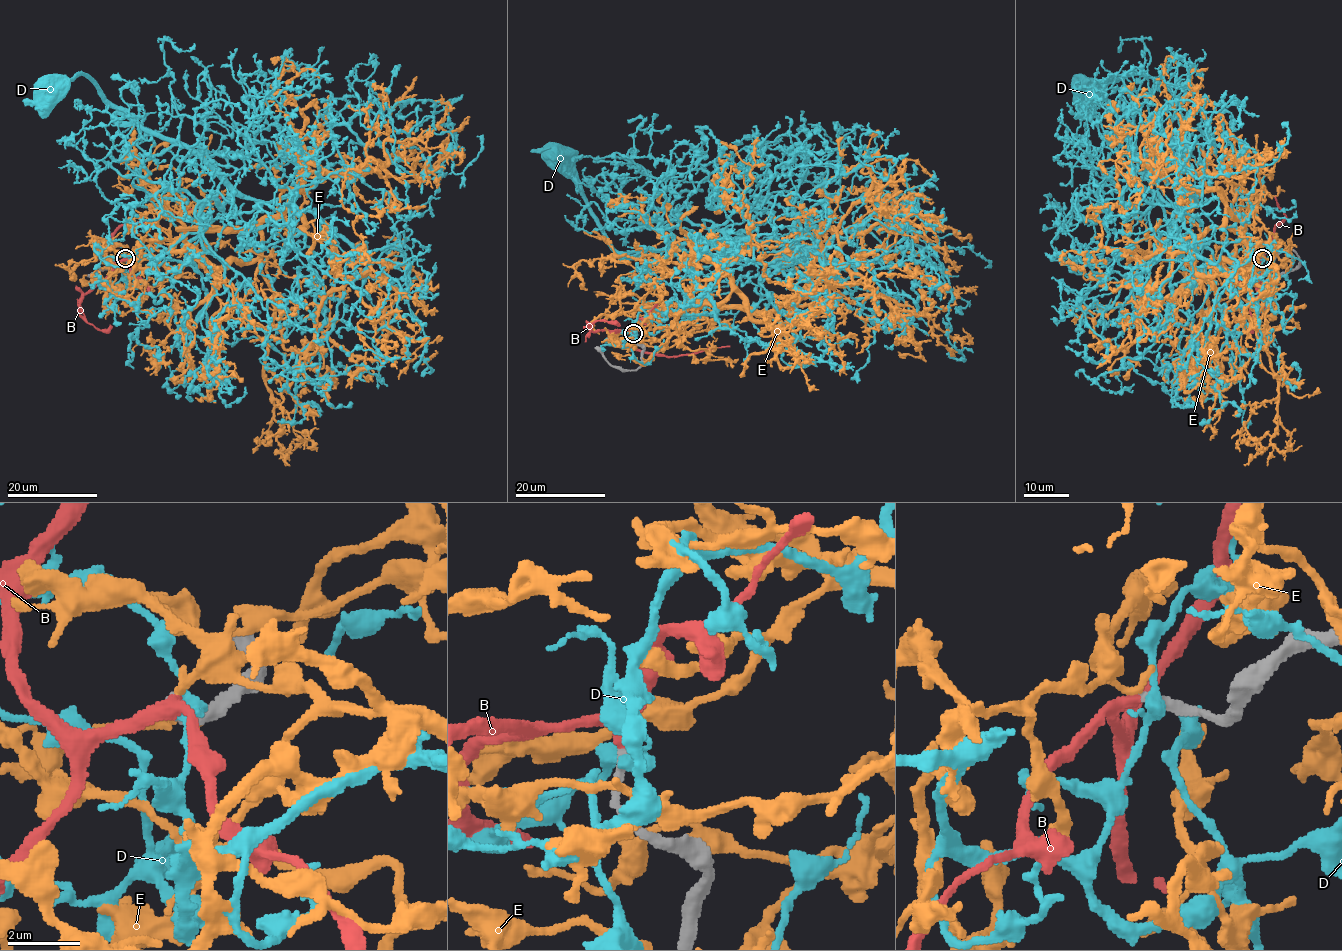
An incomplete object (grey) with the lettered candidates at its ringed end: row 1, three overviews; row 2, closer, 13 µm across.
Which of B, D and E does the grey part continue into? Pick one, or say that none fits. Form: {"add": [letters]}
{"add": ["B"]}

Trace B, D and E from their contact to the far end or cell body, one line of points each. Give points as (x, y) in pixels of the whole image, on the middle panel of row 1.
B: (633, 333), (619, 330), (614, 335), (615, 342), (667, 356), (729, 346)
D: (633, 335), (644, 309), (673, 299), (699, 304), (694, 259), (713, 231), (743, 236), (618, 252), (556, 156)
E: (633, 333), (733, 291), (767, 321), (845, 264), (853, 282), (832, 286), (824, 279), (932, 276), (943, 299)

